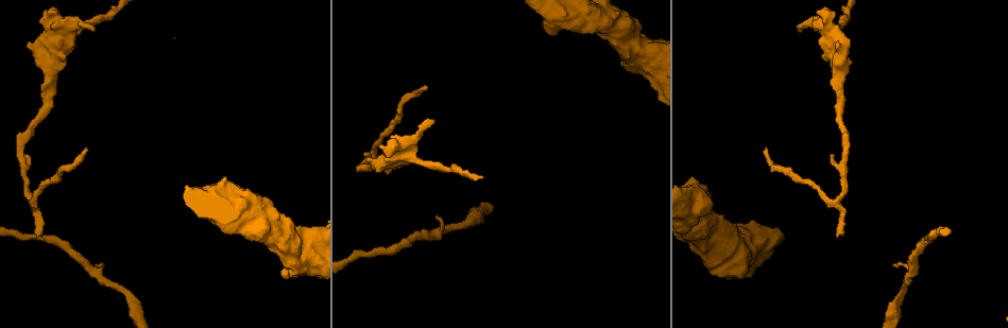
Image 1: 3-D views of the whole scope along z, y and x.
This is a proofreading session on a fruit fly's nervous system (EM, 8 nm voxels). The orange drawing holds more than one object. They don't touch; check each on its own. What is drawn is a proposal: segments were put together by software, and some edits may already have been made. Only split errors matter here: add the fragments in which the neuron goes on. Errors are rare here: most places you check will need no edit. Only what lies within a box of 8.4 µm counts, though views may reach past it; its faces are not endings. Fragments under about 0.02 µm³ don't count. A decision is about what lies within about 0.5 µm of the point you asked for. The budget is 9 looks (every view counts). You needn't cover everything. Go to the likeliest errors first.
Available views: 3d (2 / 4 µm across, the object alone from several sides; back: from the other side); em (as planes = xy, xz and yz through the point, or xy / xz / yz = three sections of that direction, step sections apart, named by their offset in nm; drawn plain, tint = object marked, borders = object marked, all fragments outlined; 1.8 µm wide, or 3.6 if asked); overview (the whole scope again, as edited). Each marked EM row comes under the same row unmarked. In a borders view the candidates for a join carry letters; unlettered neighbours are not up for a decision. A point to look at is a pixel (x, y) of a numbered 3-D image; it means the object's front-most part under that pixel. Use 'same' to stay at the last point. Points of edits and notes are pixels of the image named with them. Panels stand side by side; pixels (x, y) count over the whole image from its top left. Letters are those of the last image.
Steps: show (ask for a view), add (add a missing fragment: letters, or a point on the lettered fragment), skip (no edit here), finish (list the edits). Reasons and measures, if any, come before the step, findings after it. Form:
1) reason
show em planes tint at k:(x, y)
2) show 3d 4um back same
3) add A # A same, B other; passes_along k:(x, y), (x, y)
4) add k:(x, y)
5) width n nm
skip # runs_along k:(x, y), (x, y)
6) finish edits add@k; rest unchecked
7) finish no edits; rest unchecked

an open end
show em planes borders at 1:(93, 29)

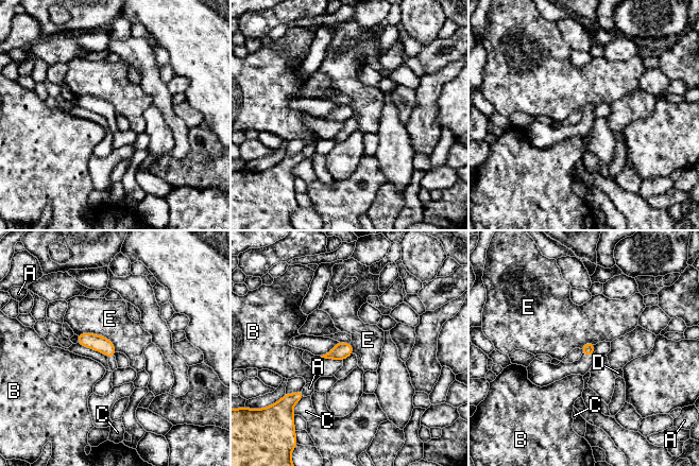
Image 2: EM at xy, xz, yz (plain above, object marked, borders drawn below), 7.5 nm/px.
skip # A other, B other, C other, D other, E other; border 2:(75, 333), (101, 334), (117, 351); none of them fits

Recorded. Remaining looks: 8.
show 3d 2um at 1:(838, 235)

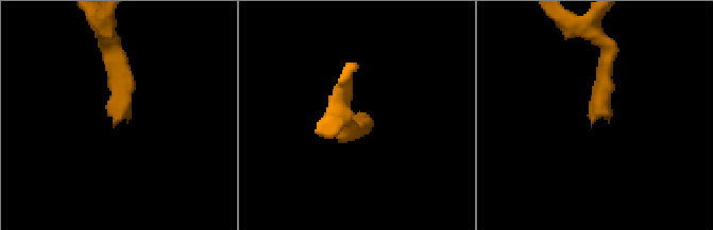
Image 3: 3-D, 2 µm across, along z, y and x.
now the EM
show em xy step 4 borders at 3:(354, 119)

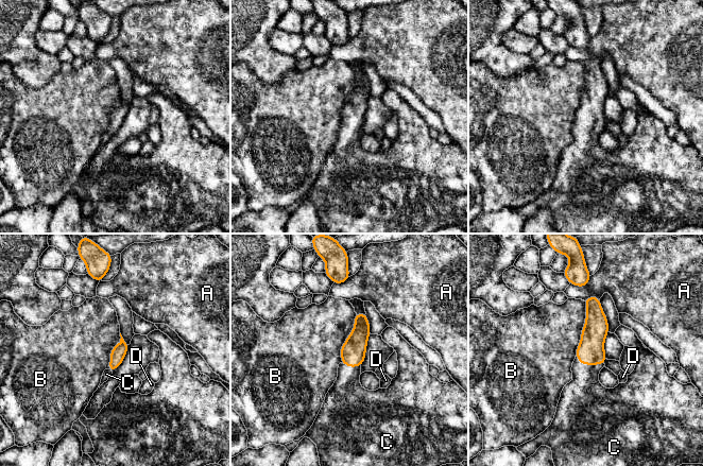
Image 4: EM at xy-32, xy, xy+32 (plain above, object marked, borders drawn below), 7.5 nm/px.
show em planes borders same

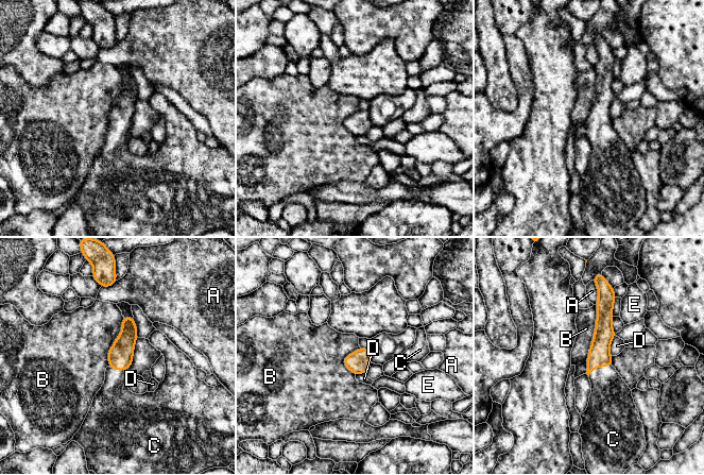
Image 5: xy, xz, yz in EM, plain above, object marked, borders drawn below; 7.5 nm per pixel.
add C # A other, B other, C same, D other, E other; the neuron continues

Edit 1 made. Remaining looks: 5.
tapers out
show 3d 4um at 1:(96, 266)

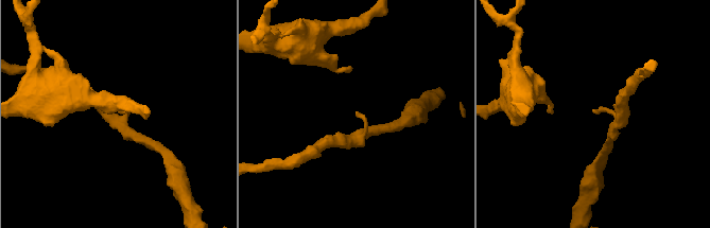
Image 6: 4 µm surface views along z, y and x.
arm_widths 170, 220 nm; now the EM
show em xy step 16 tint at 6:(593, 111)

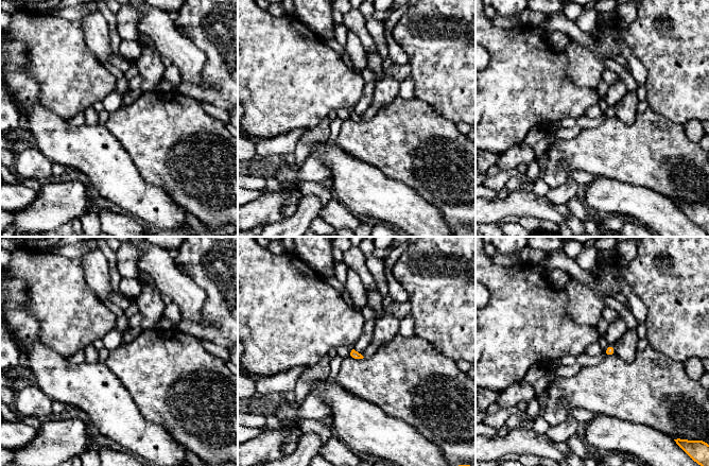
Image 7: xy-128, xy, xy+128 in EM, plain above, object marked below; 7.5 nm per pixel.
another direction
show em planes borders same

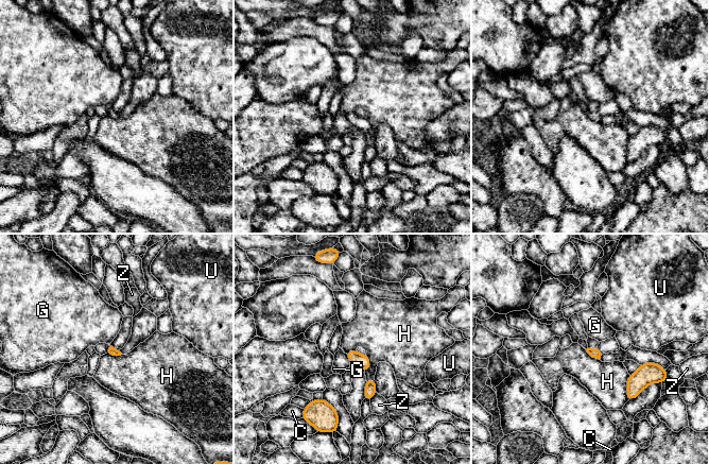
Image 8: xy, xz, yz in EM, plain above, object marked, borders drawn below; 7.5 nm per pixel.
longest_contact H 190 nm
skip # C other, G other, H other, U other, Z other; border 8:(629, 375), (627, 380), (627, 399); none of them fits

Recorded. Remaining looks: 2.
finish edits add@5; rest unchecked

